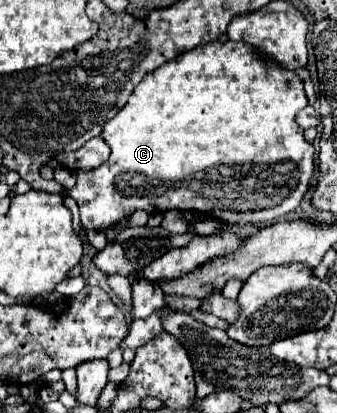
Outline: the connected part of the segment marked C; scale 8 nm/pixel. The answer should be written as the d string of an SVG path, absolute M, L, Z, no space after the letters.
M210 42L210 44L196 46L196 48L176 56L174 60L160 66L156 72L148 74L144 78L144 82L140 82L140 86L136 86L136 90L130 94L126 106L104 126L102 138L106 140L106 144L112 150L110 158L104 164L100 164L96 170L78 170L78 184L68 194L78 202L82 226L88 230L96 230L96 228L104 230L104 228L116 226L124 216L128 216L136 210L146 210L148 214L168 212L168 210L192 210L192 212L200 212L200 214L206 214L206 216L212 216L218 220L226 220L226 222L238 224L238 226L268 222L268 220L274 220L274 218L280 218L280 216L292 212L294 208L298 208L304 194L310 190L310 184L314 178L314 164L316 164L314 162L316 160L314 146L304 140L304 130L294 120L294 116L306 104L308 102L306 102L306 94L304 94L304 84L296 76L296 72L276 68L274 62L272 62L272 66L268 66L268 62L262 62L256 56L256 52L252 50L252 46L246 46L244 42Z

